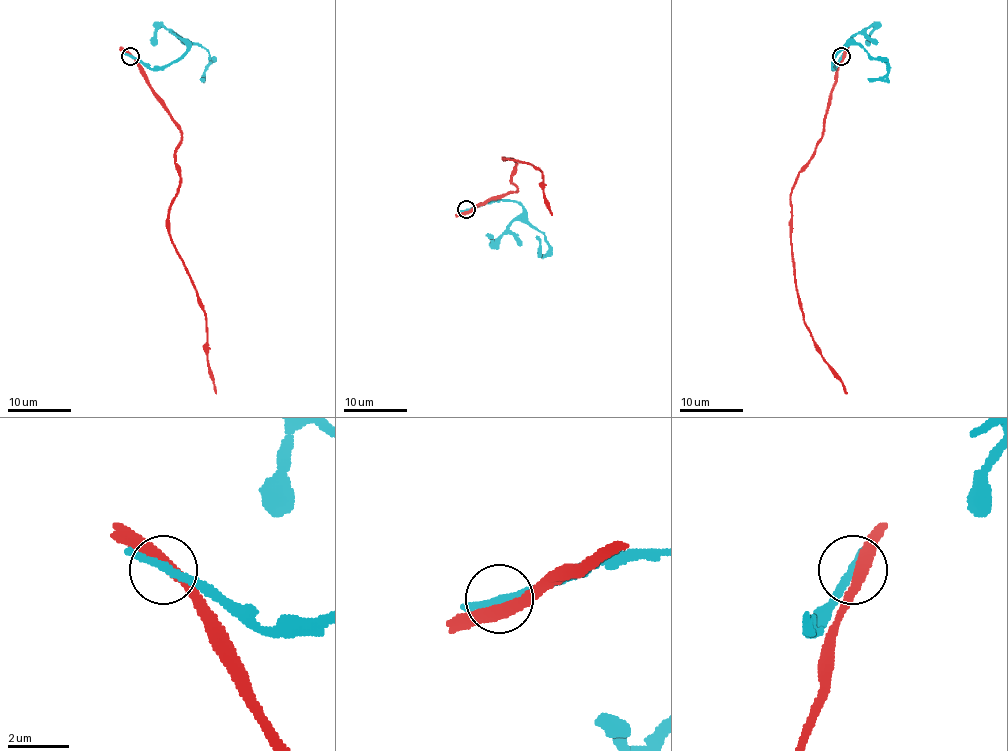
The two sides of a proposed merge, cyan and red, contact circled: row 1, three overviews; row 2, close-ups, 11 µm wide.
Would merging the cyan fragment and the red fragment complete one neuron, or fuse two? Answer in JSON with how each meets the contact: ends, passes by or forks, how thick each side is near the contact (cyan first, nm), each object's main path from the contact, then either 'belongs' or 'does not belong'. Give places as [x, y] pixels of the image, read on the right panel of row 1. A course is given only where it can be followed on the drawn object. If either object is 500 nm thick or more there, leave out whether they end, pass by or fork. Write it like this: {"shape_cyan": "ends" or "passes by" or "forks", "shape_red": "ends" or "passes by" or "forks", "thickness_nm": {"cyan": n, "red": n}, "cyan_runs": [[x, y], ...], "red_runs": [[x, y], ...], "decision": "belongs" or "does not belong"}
{"shape_cyan": "passes by", "shape_red": "passes by", "thickness_nm": {"cyan": 240, "red": 400}, "cyan_runs": [[842, 56], [832, 68], [832, 59], [853, 45], [859, 45], [888, 65], [883, 76], [867, 79]], "red_runs": [[842, 56], [815, 154], [798, 176], [790, 196], [795, 284], [804, 324], [847, 393]], "decision": "does not belong"}

